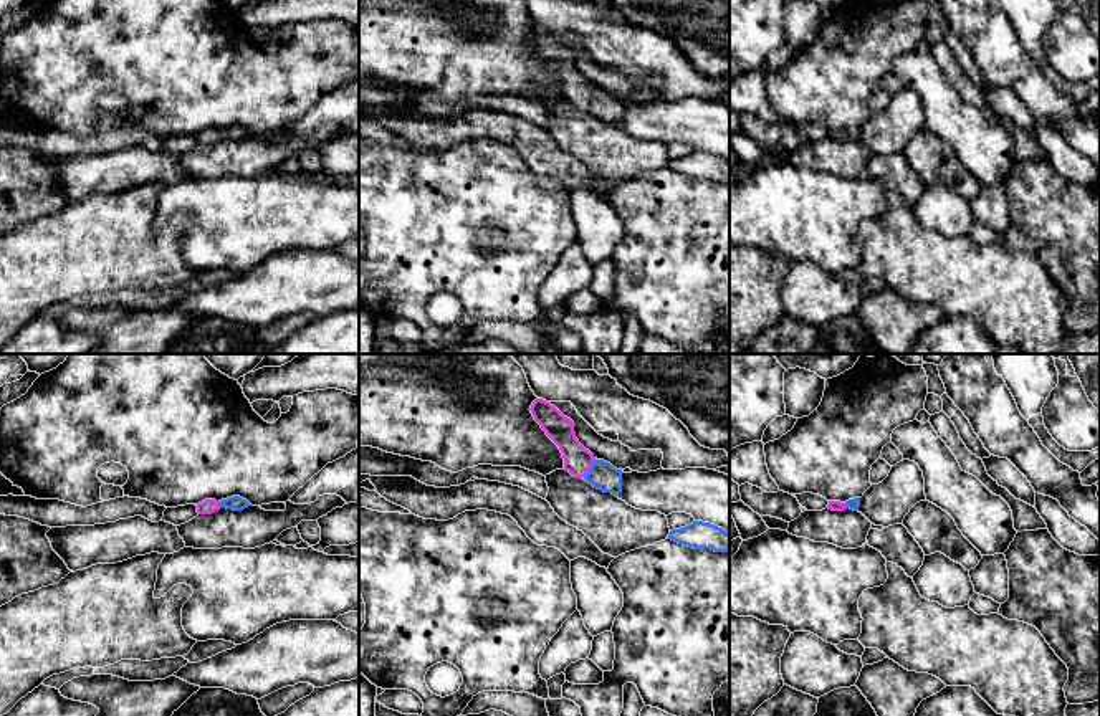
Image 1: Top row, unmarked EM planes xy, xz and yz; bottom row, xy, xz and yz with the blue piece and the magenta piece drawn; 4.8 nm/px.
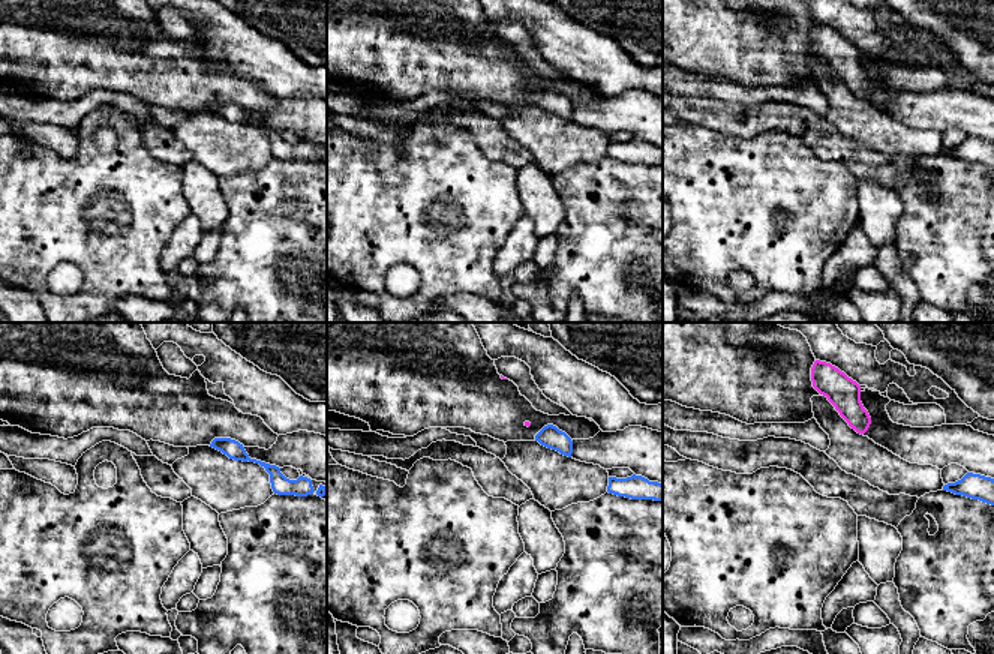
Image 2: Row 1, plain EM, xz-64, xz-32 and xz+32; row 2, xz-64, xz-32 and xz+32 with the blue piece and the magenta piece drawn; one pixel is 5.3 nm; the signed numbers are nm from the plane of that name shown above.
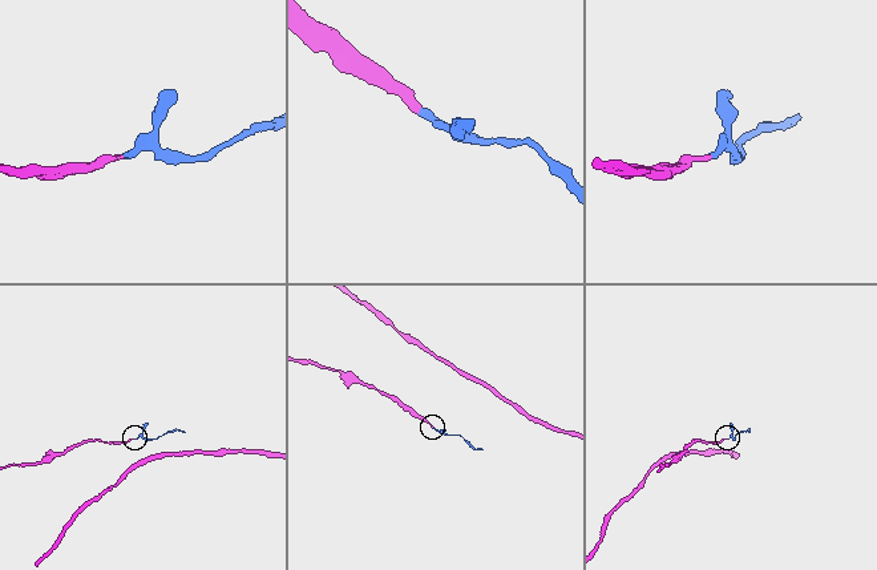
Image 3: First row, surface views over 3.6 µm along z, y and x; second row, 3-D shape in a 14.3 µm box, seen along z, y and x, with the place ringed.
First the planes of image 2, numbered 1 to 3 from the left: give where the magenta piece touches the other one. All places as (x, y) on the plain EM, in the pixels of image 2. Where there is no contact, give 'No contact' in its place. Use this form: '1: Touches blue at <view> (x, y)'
1: No contact
2: No contact
3: No contact

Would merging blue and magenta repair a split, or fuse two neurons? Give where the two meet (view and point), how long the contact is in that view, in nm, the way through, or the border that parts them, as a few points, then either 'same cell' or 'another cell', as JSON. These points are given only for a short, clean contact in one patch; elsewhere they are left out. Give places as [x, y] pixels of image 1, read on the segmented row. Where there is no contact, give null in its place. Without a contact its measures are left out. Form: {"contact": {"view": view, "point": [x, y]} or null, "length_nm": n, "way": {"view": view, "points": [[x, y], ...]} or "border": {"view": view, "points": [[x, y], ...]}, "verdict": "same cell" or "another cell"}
{"contact": {"view": "xz", "point": [591, 468]}, "length_nm": 110, "way": {"view": "xz", "points": [[602, 475], [591, 468], [578, 460]]}, "verdict": "same cell"}

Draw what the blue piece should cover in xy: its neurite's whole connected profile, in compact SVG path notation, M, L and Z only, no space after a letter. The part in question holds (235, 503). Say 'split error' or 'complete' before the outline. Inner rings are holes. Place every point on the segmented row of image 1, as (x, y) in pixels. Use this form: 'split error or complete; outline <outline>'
split error; outline M232 496L232 498L222 499L218 503L215 499L205 499L195 506L197 506L198 514L212 514L212 513L218 511L220 508L242 511L251 504L240 496Z

